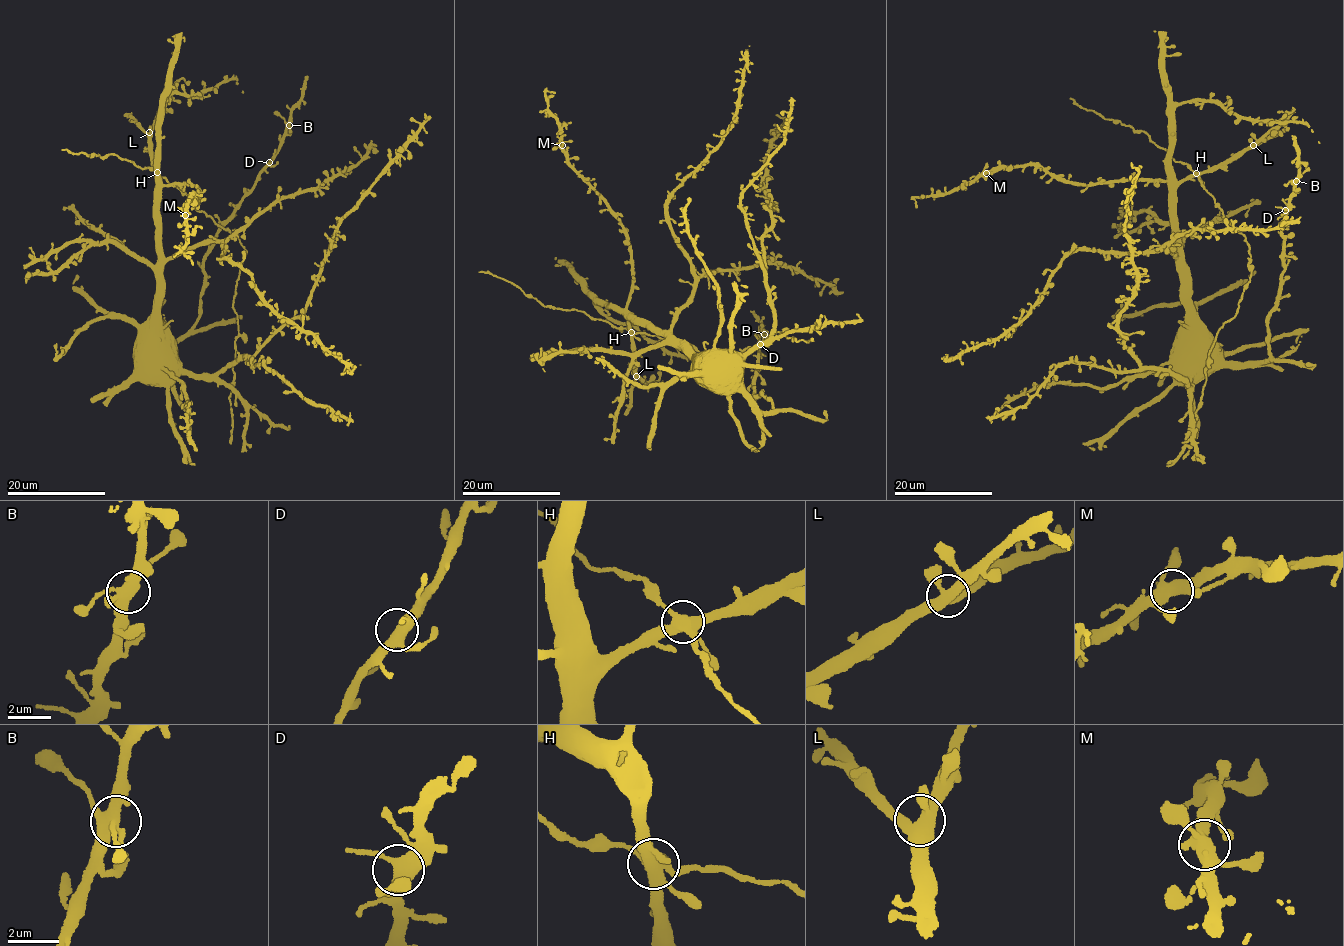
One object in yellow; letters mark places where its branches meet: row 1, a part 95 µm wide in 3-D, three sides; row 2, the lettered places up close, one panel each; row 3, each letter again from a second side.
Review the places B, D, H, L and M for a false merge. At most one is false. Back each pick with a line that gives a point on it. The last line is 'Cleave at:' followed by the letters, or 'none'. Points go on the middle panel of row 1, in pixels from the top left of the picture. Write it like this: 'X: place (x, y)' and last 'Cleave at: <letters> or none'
Cleave at: none

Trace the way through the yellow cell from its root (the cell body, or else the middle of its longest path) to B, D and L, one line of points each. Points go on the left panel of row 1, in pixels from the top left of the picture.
B: (155, 350), (168, 343), (167, 350), (191, 331), (198, 317), (204, 256), (221, 223), (250, 190), (289, 125)
D: (155, 350), (168, 343), (167, 350), (191, 331), (198, 317), (204, 256), (221, 223), (230, 216), (269, 162)
L: (155, 350), (159, 343), (159, 223), (157, 177), (147, 144), (149, 132)

